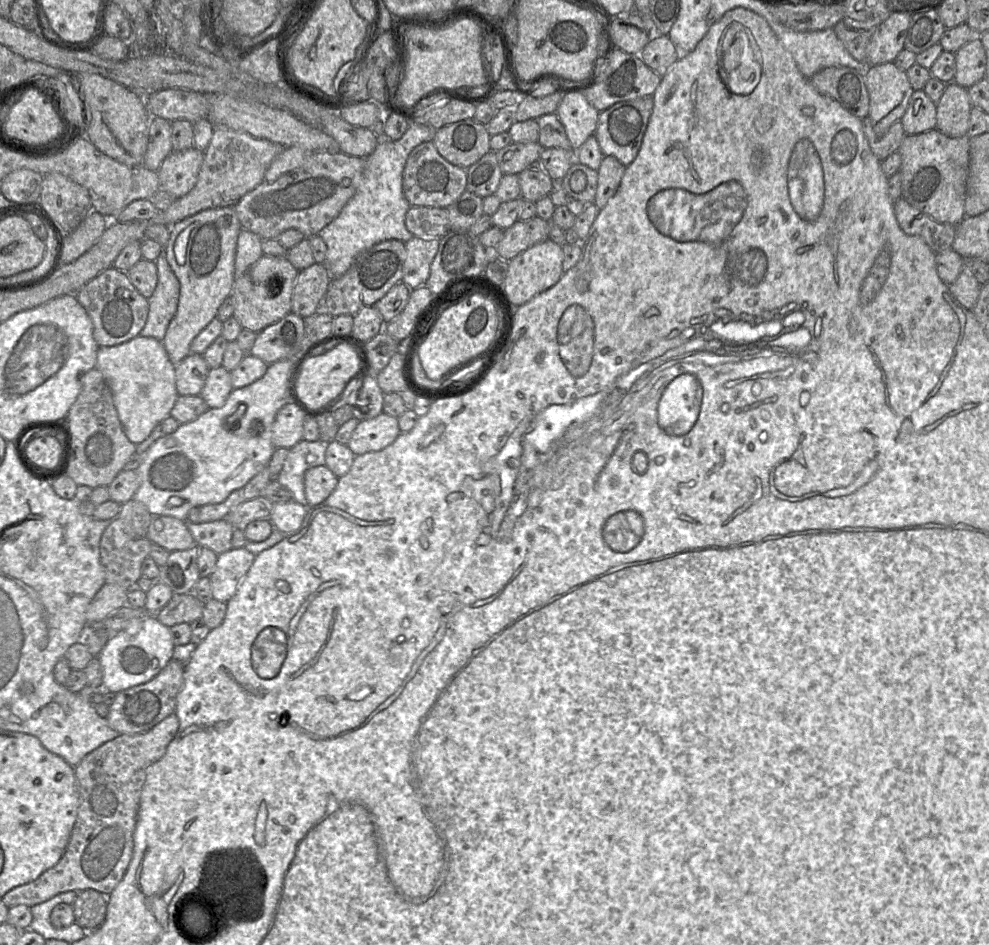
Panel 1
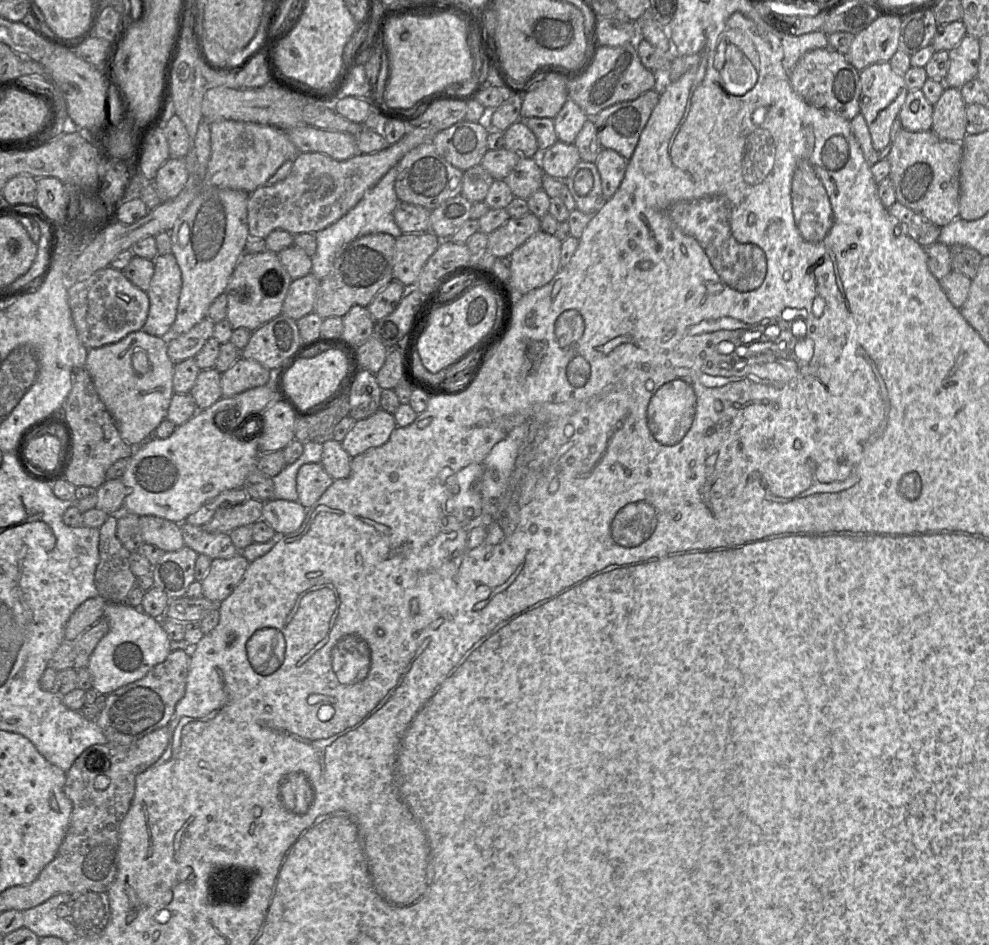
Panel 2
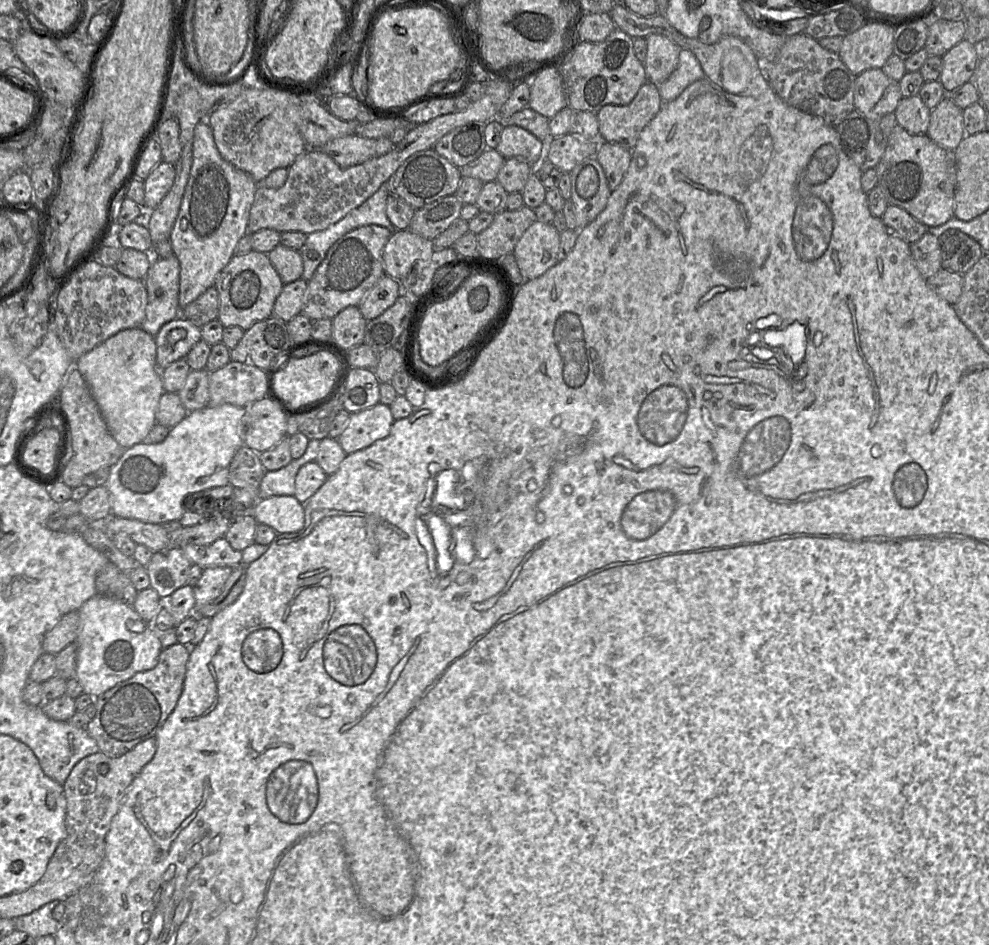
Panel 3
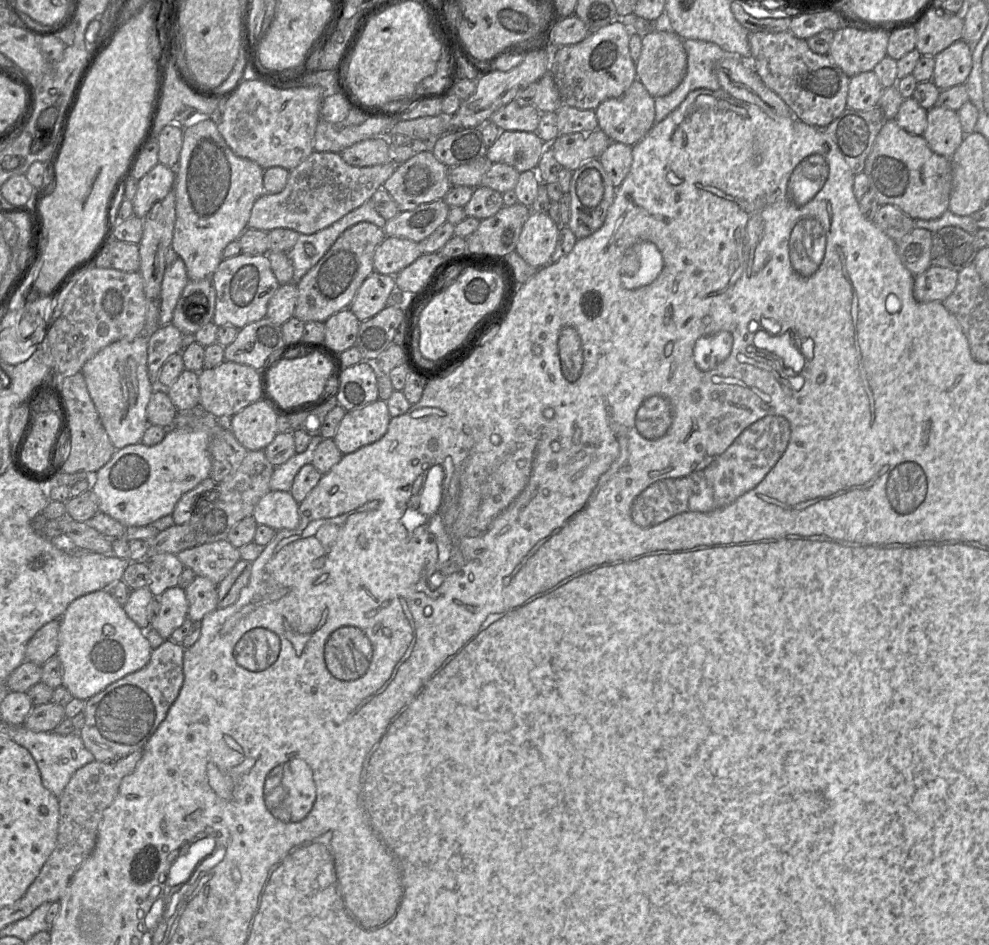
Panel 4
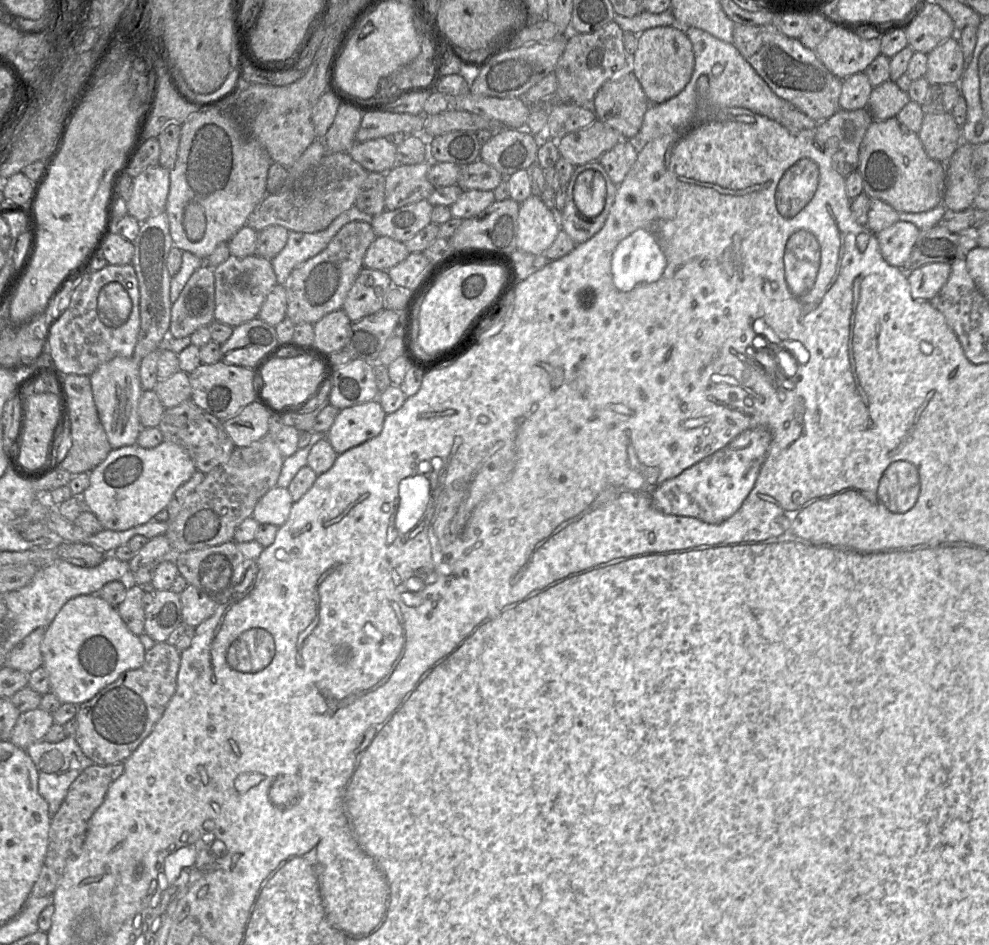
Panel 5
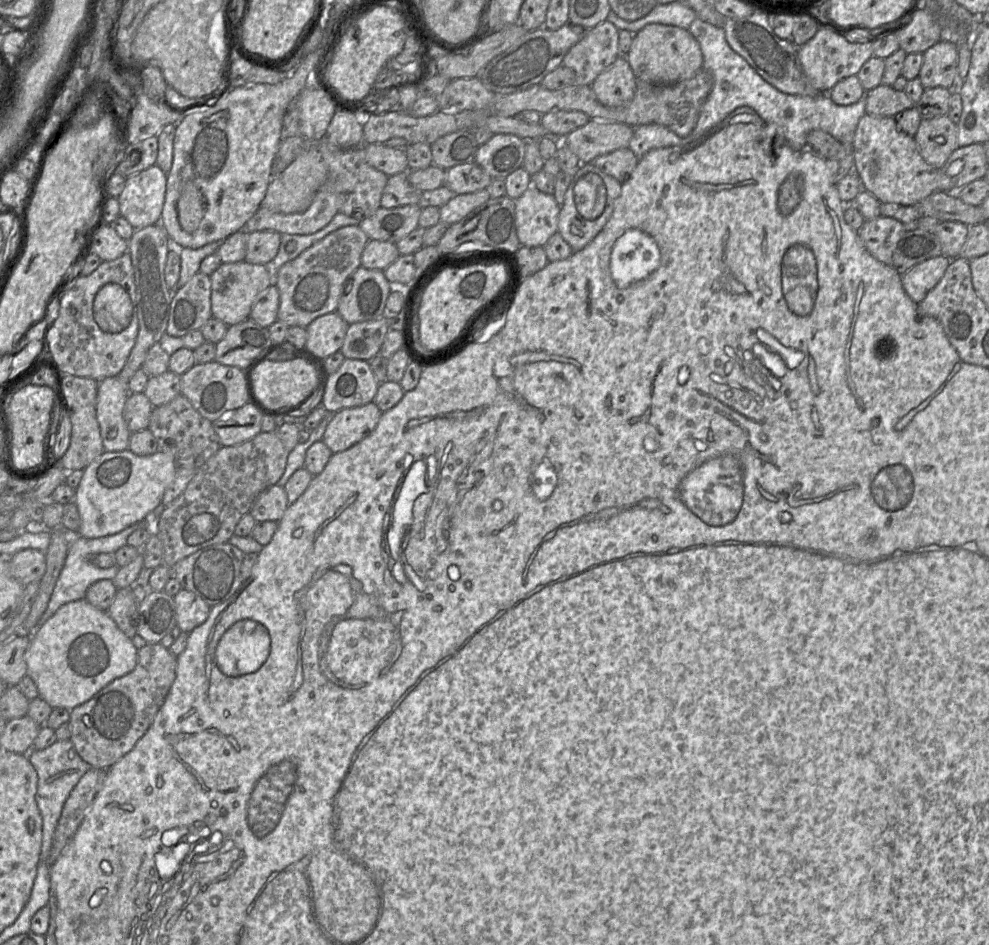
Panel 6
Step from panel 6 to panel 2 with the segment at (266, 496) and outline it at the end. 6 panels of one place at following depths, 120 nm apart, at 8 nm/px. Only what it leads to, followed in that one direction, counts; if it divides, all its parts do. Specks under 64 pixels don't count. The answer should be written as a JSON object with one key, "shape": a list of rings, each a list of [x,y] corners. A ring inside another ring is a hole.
{"shape":[[[270,499],[264,502],[262,519],[277,535],[288,535],[298,531],[306,517],[306,508],[298,501]]]}

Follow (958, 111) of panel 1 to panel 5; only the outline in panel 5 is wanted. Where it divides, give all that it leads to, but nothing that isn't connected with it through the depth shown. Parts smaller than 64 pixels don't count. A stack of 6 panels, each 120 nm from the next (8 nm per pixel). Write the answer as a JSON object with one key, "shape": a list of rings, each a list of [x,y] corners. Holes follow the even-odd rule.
{"shape":[[[951,112],[926,113],[917,134],[926,154],[941,163],[946,163],[962,142],[961,127]]]}

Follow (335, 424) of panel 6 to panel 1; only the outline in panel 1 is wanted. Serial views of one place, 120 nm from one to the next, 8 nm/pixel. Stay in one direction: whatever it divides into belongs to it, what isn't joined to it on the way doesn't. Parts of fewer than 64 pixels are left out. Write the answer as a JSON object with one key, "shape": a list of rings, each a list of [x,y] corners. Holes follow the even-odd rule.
{"shape":[[[382,412],[374,418],[359,421],[347,445],[355,456],[361,455],[384,449],[400,433],[398,417]]]}

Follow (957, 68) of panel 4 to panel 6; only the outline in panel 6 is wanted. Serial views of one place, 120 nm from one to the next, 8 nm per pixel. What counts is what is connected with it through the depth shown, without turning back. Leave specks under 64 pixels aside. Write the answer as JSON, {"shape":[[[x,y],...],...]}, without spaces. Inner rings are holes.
{"shape":[[[941,39],[923,53],[919,79],[924,89],[957,86],[958,45]]]}

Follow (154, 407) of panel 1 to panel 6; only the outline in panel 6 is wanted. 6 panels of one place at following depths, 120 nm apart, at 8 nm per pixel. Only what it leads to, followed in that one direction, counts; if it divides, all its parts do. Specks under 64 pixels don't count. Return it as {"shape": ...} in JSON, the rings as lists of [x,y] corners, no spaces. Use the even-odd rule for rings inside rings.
{"shape":[[[113,376],[97,382],[96,418],[99,424],[104,452],[128,450],[131,432],[123,418],[124,405],[130,394],[128,381],[121,380],[118,376]]]}

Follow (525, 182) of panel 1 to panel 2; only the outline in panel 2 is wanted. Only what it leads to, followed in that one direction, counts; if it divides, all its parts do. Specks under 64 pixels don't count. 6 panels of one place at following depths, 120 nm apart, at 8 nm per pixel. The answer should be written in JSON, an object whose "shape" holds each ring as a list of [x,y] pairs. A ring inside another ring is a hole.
{"shape":[[[521,156],[515,167],[504,178],[514,197],[527,199],[542,188],[544,172],[537,158]]]}

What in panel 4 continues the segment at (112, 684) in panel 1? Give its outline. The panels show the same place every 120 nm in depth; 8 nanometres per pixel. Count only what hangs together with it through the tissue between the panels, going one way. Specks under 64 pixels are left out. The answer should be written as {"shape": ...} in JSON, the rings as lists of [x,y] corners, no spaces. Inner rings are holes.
{"shape":[[[109,590],[75,599],[59,619],[56,656],[63,666],[62,685],[74,698],[88,700],[108,685],[140,670],[150,660],[152,648],[142,630],[128,617]]]}

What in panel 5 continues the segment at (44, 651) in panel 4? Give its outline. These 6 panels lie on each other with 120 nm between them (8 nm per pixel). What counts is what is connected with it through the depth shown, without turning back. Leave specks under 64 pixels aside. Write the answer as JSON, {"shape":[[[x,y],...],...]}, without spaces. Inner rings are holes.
{"shape":[[[39,627],[19,642],[10,652],[5,666],[32,673],[43,665],[41,643],[47,627]]]}

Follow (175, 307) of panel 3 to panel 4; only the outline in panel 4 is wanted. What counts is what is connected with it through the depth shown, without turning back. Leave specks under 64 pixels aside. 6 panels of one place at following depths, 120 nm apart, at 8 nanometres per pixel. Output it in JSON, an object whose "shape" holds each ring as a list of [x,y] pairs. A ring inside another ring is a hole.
{"shape":[[[178,257],[171,266],[166,266],[161,283],[160,325],[171,323],[177,301],[188,282],[186,266],[181,258]]]}

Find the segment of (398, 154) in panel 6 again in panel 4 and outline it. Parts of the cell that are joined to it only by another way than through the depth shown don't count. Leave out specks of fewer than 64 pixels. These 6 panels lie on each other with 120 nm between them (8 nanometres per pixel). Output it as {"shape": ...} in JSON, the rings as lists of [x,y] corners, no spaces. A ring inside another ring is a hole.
{"shape":[[[372,137],[345,148],[339,154],[351,166],[368,167],[390,162],[387,137]]]}

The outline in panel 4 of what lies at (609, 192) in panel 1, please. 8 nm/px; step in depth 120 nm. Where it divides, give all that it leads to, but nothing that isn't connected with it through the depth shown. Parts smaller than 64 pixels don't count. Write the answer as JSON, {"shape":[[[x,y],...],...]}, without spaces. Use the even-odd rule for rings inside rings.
{"shape":[[[611,142],[600,155],[599,160],[615,188],[619,187],[627,176],[633,157],[633,146],[620,142]]]}

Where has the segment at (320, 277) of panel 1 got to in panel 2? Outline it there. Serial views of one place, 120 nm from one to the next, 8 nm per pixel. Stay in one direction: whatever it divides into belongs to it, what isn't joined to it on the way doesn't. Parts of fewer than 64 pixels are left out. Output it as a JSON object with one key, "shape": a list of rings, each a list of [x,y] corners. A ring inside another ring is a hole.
{"shape":[[[312,273],[292,280],[282,305],[282,314],[298,320],[313,312],[320,281]]]}

